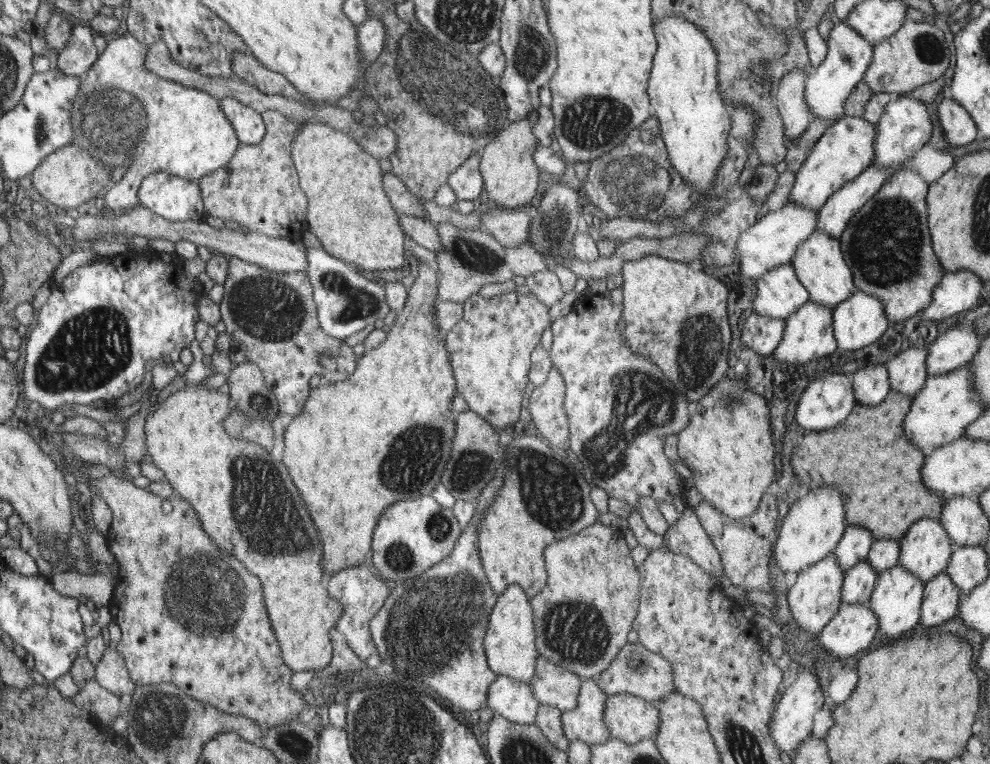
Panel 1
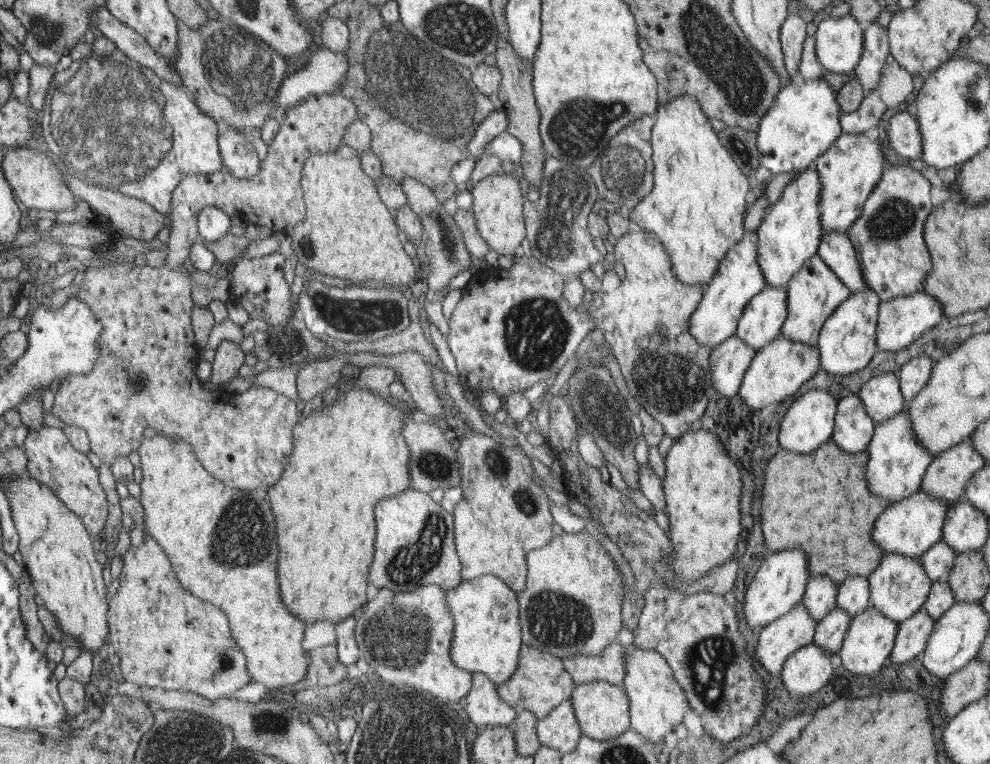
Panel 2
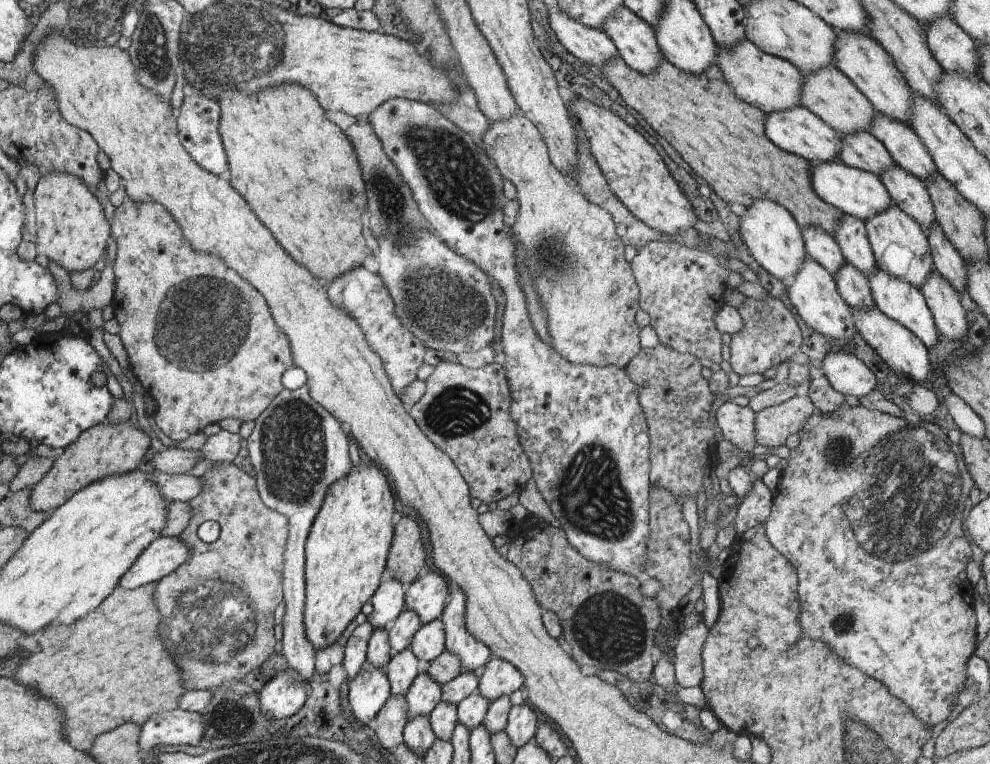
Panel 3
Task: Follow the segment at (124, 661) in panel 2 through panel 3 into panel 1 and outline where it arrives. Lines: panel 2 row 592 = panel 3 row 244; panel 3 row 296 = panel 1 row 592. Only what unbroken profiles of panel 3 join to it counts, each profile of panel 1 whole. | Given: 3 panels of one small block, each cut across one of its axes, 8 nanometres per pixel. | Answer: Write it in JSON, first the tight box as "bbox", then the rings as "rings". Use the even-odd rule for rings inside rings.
{"bbox":[88,474,306,728],"rings":[[[109,474],[98,480],[88,479],[88,486],[94,494],[98,494],[100,498],[106,501],[113,512],[113,519],[106,537],[108,546],[113,551],[115,562],[118,564],[118,578],[108,607],[114,623],[122,630],[122,637],[115,649],[123,656],[130,678],[135,684],[138,687],[158,683],[180,685],[180,689],[185,694],[192,695],[192,698],[209,702],[210,705],[220,707],[220,710],[228,711],[230,714],[256,719],[260,726],[268,728],[296,720],[296,716],[302,712],[306,702],[302,698],[302,694],[296,692],[290,686],[292,669],[285,663],[278,638],[275,631],[272,630],[271,618],[268,618],[266,602],[264,602],[264,594],[262,594],[260,584],[256,582],[258,578],[256,576],[252,578],[252,574],[248,574],[248,570],[244,568],[244,564],[240,560],[236,560],[228,552],[222,552],[216,546],[216,543],[203,529],[196,510],[186,499],[179,498],[176,495],[165,499],[153,494],[148,488],[139,488],[132,481],[122,480],[122,477],[114,474]]]}

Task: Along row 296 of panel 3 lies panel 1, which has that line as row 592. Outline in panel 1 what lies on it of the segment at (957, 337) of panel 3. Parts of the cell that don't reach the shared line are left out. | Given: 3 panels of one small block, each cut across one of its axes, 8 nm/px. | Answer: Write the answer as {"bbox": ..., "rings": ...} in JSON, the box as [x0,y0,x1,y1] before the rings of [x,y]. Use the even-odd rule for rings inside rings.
{"bbox":[920,572,961,630],"rings":[[[946,572],[938,574],[924,586],[920,624],[930,630],[951,620],[959,612],[961,594],[950,577],[946,576]]]}

